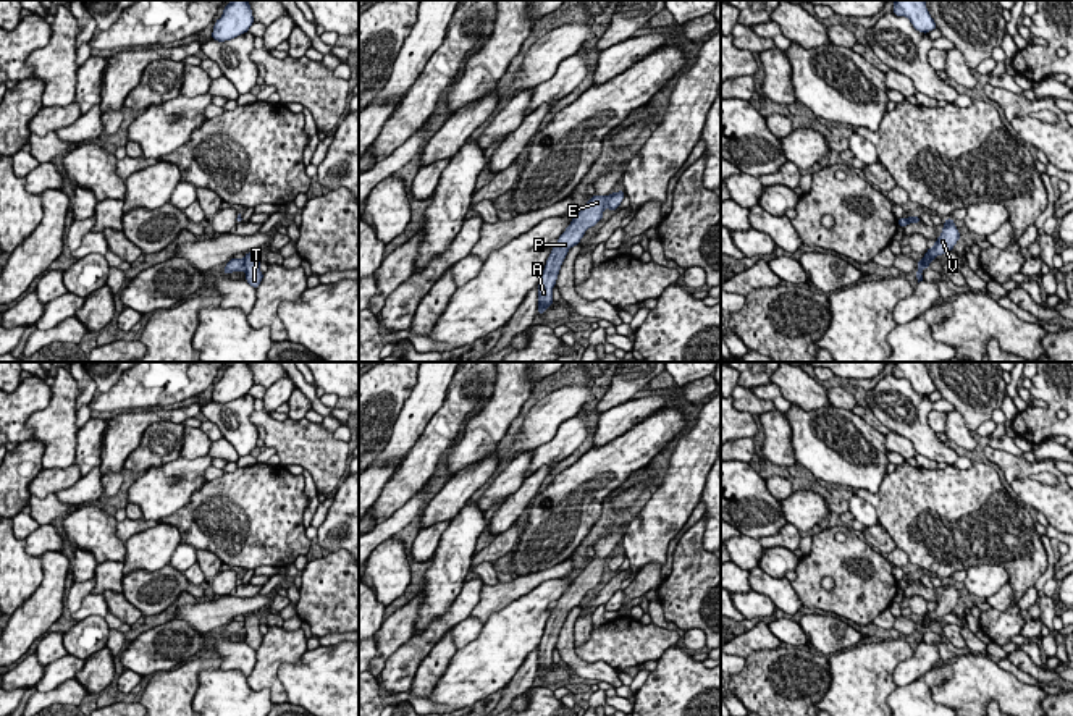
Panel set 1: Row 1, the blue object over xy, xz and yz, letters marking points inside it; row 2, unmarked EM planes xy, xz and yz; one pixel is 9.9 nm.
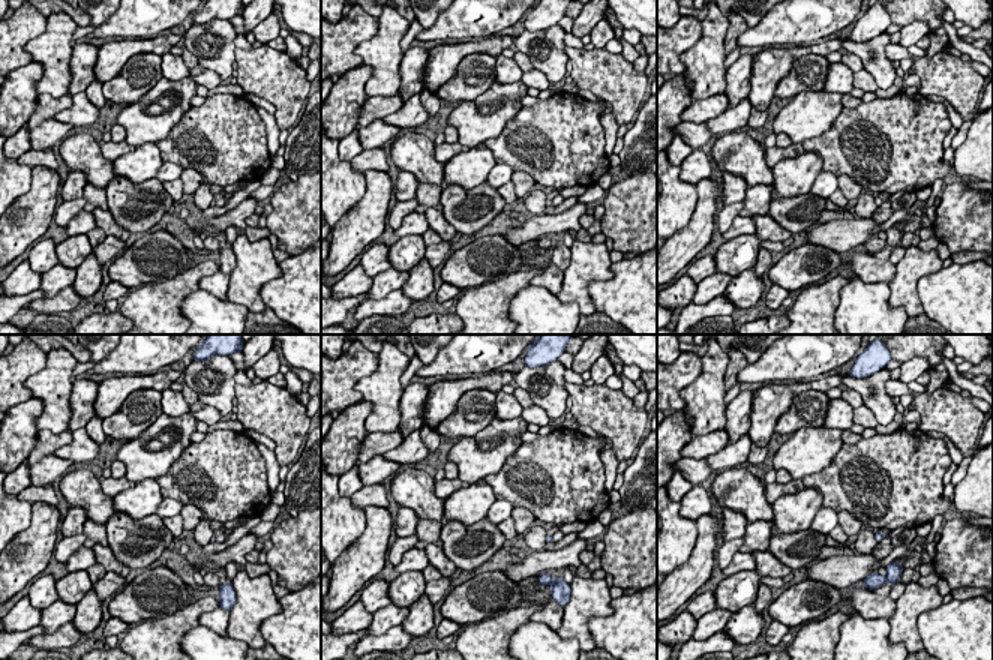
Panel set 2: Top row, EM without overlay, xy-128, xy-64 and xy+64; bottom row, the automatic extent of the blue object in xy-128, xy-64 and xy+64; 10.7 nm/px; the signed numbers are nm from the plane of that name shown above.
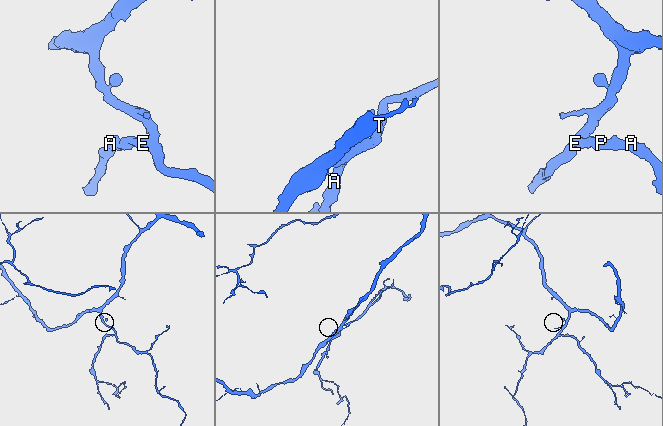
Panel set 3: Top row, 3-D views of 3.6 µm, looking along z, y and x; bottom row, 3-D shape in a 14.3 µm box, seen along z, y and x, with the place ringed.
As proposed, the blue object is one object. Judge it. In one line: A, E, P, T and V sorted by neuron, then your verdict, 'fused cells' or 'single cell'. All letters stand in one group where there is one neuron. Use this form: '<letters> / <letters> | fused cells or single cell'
A E P / T V | fused cells

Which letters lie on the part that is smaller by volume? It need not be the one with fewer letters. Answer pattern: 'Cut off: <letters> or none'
Cut off: A, E, P

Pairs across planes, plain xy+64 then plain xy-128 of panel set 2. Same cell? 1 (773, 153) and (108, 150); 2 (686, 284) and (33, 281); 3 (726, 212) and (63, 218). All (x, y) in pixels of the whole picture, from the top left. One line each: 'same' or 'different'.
1: same
2: same
3: same

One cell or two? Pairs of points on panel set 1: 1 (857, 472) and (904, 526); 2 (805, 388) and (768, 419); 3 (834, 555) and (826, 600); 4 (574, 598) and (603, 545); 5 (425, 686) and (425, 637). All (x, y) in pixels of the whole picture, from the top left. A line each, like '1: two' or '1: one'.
1: two
2: two
3: one
4: one
5: two

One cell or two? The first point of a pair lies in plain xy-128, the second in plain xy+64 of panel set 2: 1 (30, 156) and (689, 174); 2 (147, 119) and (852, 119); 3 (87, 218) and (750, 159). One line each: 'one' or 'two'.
1: one
2: two
3: two

